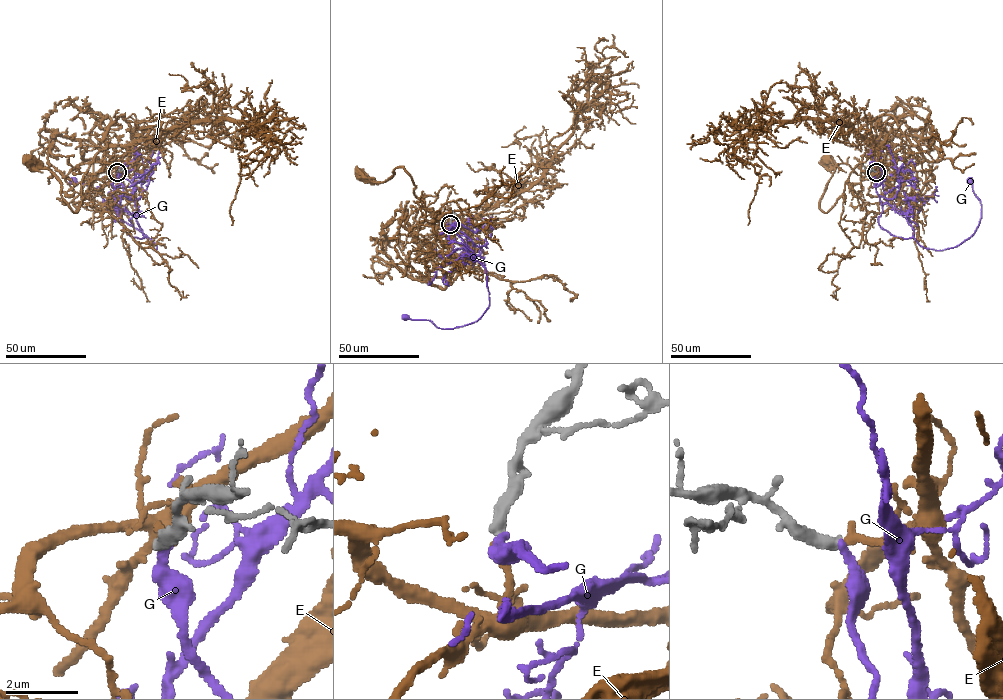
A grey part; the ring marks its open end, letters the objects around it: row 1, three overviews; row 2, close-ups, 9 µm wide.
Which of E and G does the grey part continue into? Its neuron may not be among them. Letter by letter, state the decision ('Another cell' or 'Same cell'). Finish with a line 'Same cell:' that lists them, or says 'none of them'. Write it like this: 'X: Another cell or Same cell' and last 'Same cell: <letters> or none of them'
E: Same cell
G: Another cell
Same cell: E

